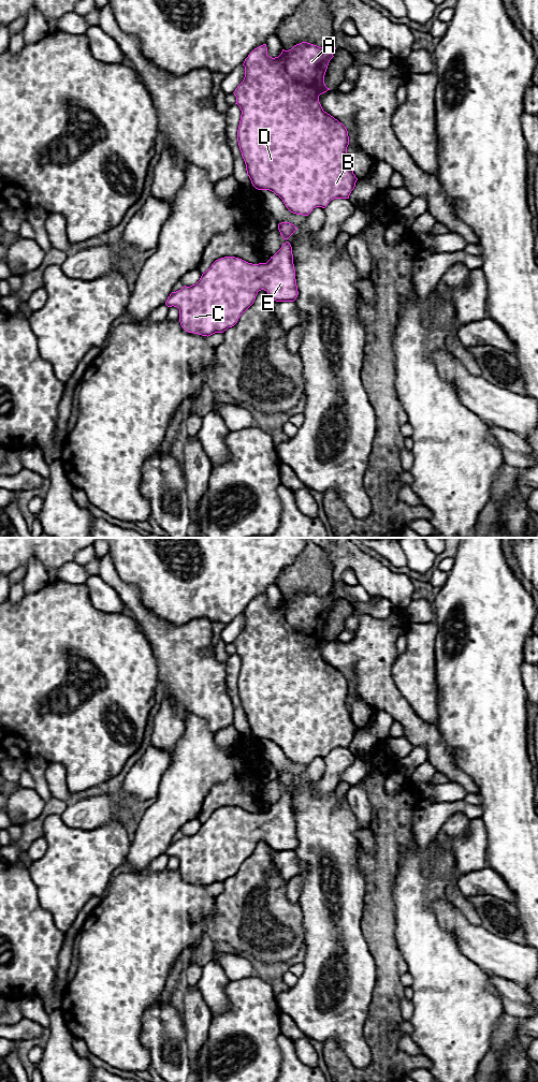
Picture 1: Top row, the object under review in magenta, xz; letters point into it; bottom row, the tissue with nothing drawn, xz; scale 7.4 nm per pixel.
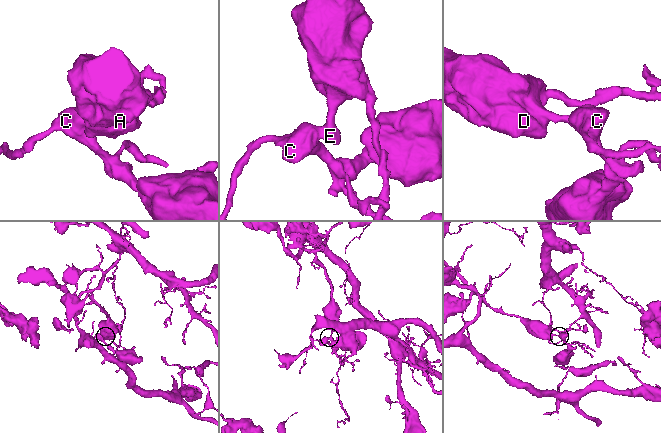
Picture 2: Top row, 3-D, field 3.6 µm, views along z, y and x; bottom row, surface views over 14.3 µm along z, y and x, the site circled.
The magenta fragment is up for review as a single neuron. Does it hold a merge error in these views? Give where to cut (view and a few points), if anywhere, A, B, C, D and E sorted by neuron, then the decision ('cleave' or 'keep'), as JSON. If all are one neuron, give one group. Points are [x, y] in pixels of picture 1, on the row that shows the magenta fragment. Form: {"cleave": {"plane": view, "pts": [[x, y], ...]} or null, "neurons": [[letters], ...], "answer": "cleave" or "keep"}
{"cleave": null, "neurons": [["A", "B", "C", "D", "E"]], "answer": "keep"}

